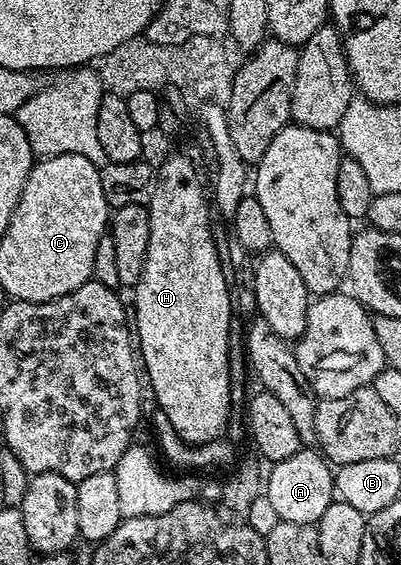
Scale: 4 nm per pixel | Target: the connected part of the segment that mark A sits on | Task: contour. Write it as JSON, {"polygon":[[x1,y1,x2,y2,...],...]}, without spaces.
{"polygon":[[301,449,286,461,271,464,266,484,266,502,272,506,279,521,294,521,294,525,319,523,322,513,334,501,334,471,327,459,316,449]]}

